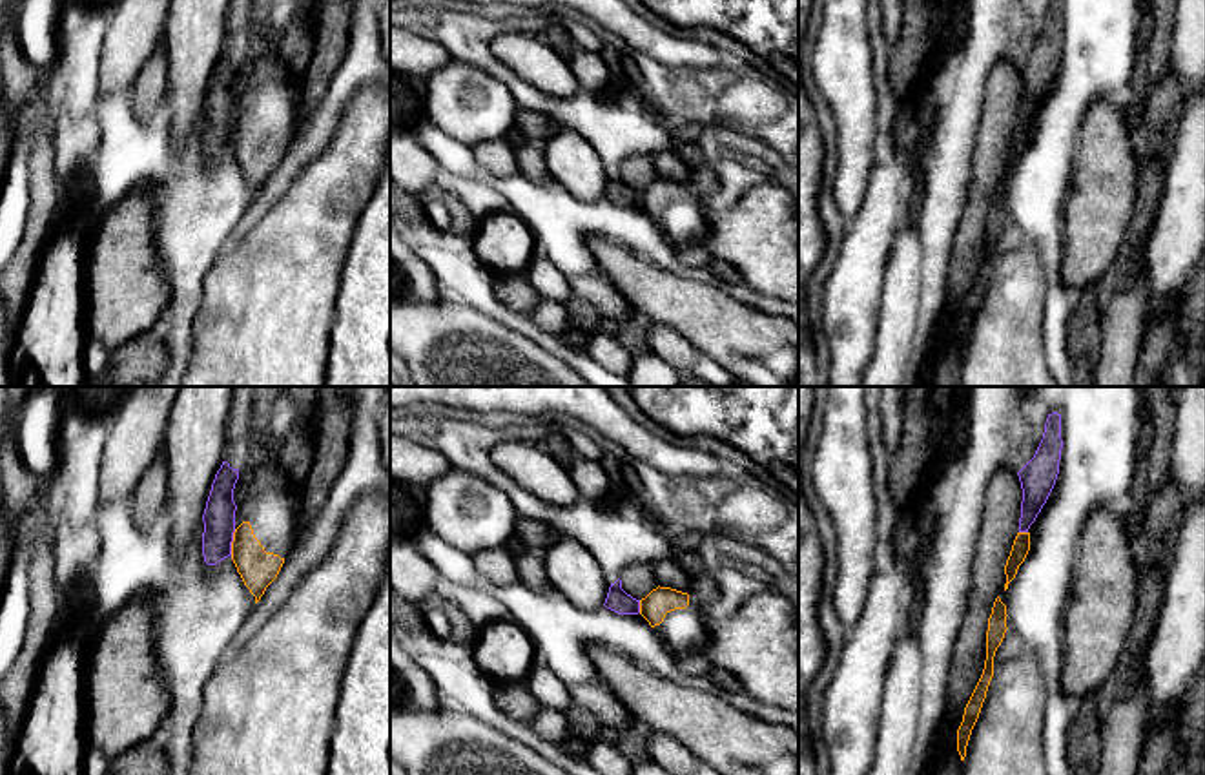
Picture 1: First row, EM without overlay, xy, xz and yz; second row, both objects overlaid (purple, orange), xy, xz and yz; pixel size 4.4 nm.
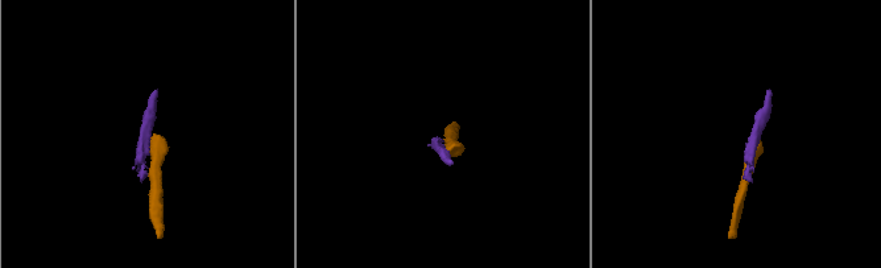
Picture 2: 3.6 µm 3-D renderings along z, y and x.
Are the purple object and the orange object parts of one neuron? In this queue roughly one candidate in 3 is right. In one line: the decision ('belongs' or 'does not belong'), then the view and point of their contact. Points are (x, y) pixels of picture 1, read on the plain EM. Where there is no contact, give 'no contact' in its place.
does not belong; contact xy (232, 132)

